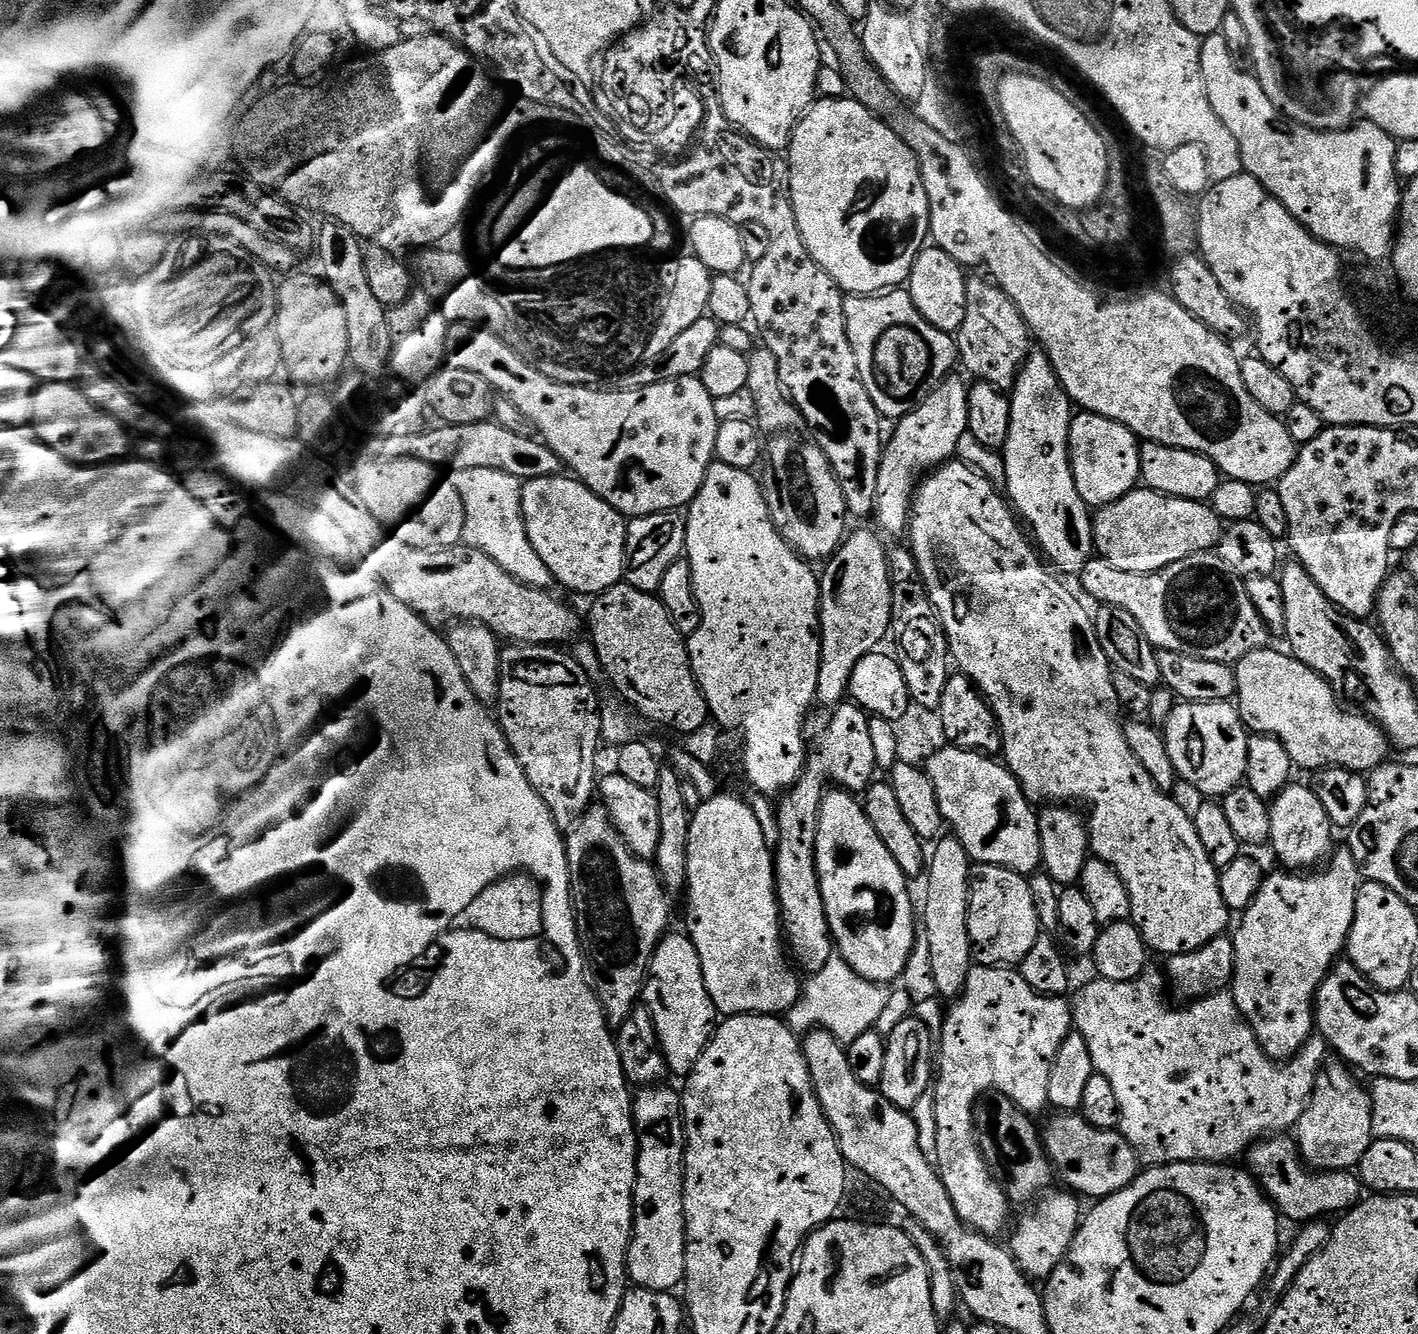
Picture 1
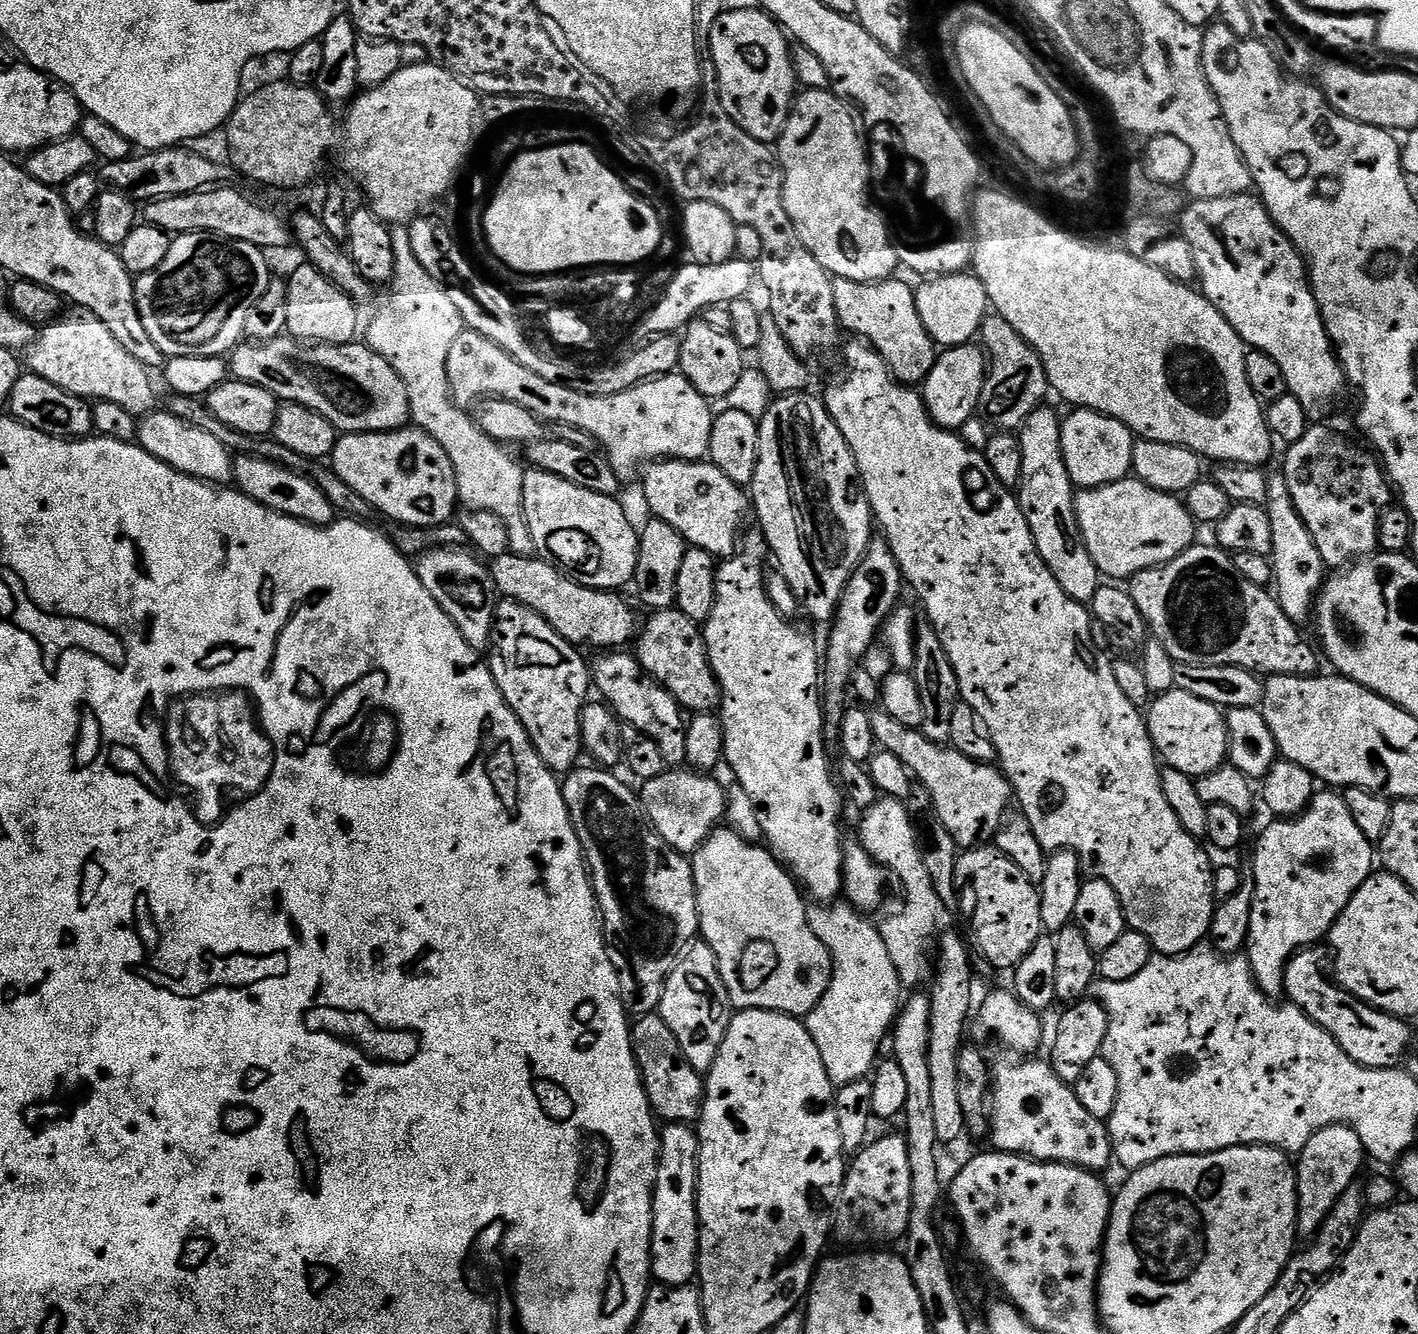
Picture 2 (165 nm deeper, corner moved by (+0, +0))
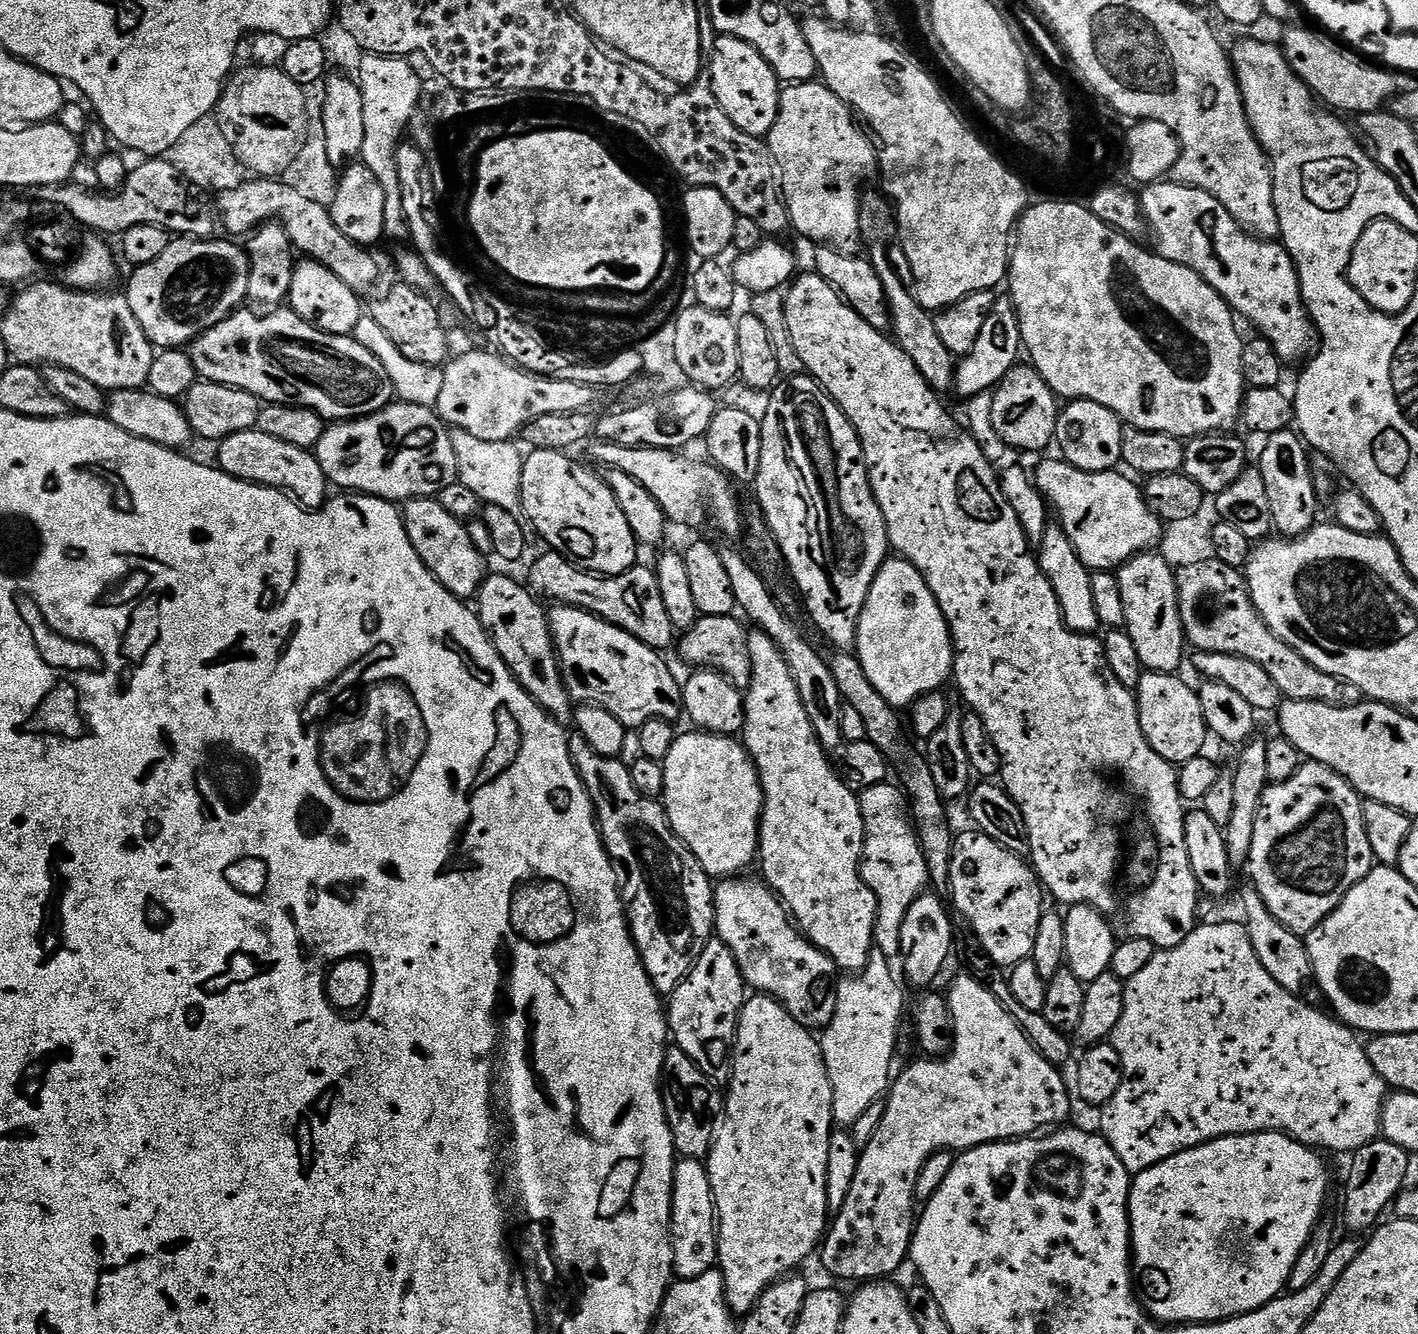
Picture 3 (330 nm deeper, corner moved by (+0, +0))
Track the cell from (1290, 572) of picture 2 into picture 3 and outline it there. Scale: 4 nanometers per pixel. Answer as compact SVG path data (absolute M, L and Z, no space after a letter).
M1299 431L1275 432L1264 441L1258 467L1262 482L1266 482L1266 495L1270 497L1270 511L1274 514L1273 529L1280 534L1309 532L1318 523L1321 496L1316 492L1314 467L1308 461L1310 449L1304 443Z

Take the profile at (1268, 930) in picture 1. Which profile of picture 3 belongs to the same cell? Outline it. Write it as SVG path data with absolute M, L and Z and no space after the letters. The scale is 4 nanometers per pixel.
M1301 763L1289 780L1269 783L1258 806L1258 822L1254 822L1254 846L1246 865L1256 882L1254 890L1278 922L1297 934L1312 932L1342 902L1345 894L1374 867L1370 838L1366 836L1364 800L1346 777L1326 764Z

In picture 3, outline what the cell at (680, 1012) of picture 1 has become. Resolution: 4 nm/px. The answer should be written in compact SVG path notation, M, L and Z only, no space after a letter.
M719 938L708 941L704 953L688 971L688 977L673 990L666 1004L671 1039L710 1079L724 1082L732 1074L732 1045L740 1024L740 1009L746 999L744 976L738 962Z

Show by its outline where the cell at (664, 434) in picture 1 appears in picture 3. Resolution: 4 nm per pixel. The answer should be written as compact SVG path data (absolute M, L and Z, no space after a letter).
M464 352L443 365L442 394L435 411L452 428L466 430L485 442L512 440L534 418L542 414L566 414L591 409L597 389L573 380L558 380L555 375L535 376L507 364L492 352Z

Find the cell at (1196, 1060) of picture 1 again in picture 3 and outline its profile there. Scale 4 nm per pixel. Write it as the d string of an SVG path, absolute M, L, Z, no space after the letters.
M1216 922L1201 923L1186 938L1186 942L1182 942L1173 948L1162 948L1156 951L1154 958L1150 958L1150 963L1141 970L1139 974L1134 974L1134 978L1130 978L1124 985L1124 1009L1122 1010L1122 1018L1118 1018L1118 1026L1111 1034L1110 1042L1118 1050L1118 1054L1122 1054L1122 1070L1124 1077L1122 1078L1122 1086L1118 1086L1118 1094L1114 1094L1114 1098L1110 1098L1110 1102L1103 1105L1100 1116L1100 1125L1098 1131L1105 1140L1110 1142L1110 1146L1114 1150L1114 1154L1118 1154L1118 1158L1122 1158L1122 1166L1126 1166L1126 1170L1133 1174L1146 1170L1150 1166L1154 1166L1158 1162L1162 1162L1166 1158L1170 1158L1179 1152L1185 1152L1188 1148L1196 1148L1200 1144L1206 1144L1210 1140L1217 1140L1223 1136L1247 1136L1250 1132L1286 1132L1293 1136L1298 1142L1308 1145L1317 1150L1325 1150L1329 1148L1332 1152L1345 1152L1351 1154L1357 1152L1362 1146L1366 1146L1370 1141L1377 1139L1381 1135L1380 1119L1382 1118L1382 1110L1384 1109L1384 1101L1389 1095L1390 1089L1385 1084L1384 1079L1378 1074L1378 1070L1374 1070L1374 1066L1370 1066L1370 1058L1368 1057L1368 1049L1362 1043L1361 1037L1357 1035L1353 1029L1347 1024L1340 1023L1335 1015L1329 1014L1327 1011L1319 1012L1316 1008L1311 1008L1304 1000L1299 1000L1295 991L1278 986L1278 982L1274 982L1274 978L1270 978L1270 974L1266 974L1266 966L1262 966L1262 962L1258 962L1258 954L1254 950L1254 946L1248 937L1247 927L1243 923L1240 924L1212 924Z

